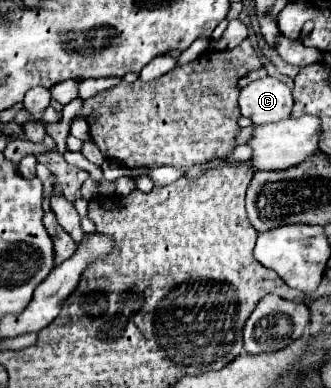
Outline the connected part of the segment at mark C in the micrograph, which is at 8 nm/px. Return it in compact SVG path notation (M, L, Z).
M273 76L255 80L241 88L239 108L241 114L249 116L255 124L287 120L293 110L291 88Z

